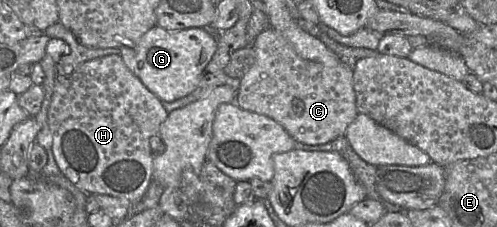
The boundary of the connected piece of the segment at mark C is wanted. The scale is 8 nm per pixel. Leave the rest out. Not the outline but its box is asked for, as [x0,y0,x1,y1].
[235,28,358,145]

